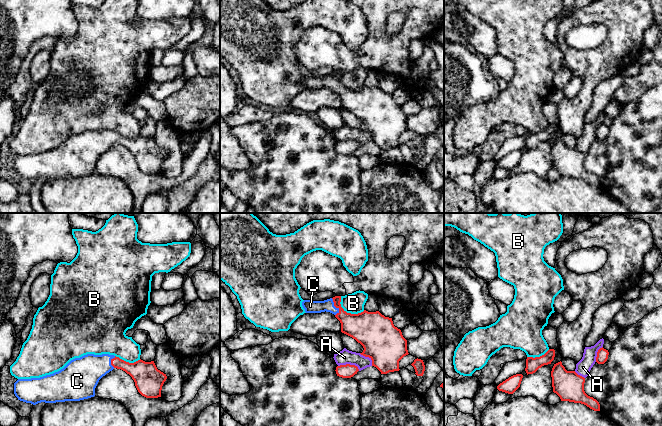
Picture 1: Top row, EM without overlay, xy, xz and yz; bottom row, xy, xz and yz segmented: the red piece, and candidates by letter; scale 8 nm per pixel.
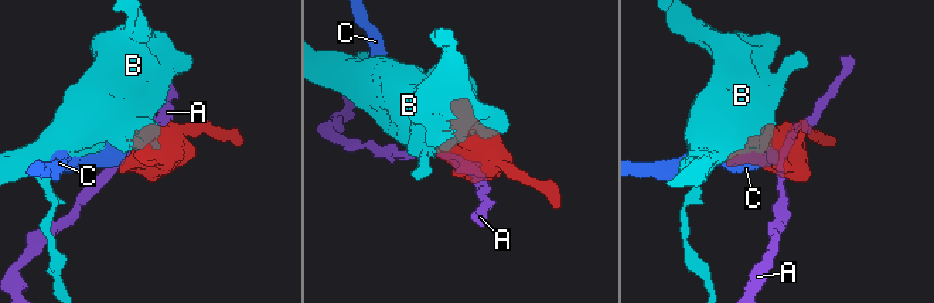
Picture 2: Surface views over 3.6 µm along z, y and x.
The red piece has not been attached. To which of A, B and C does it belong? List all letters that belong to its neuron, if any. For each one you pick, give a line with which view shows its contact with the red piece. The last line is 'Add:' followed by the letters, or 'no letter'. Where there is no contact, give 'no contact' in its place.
C: meets red in xz
Add: C

